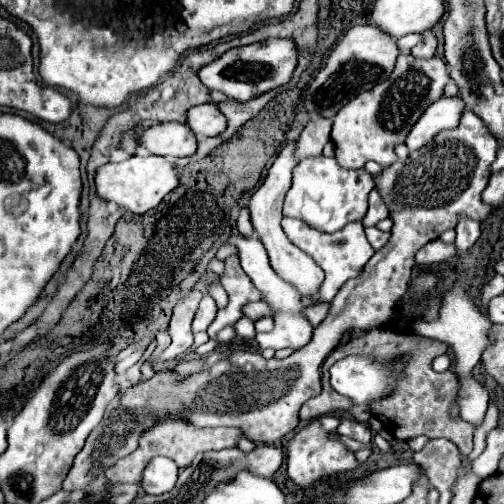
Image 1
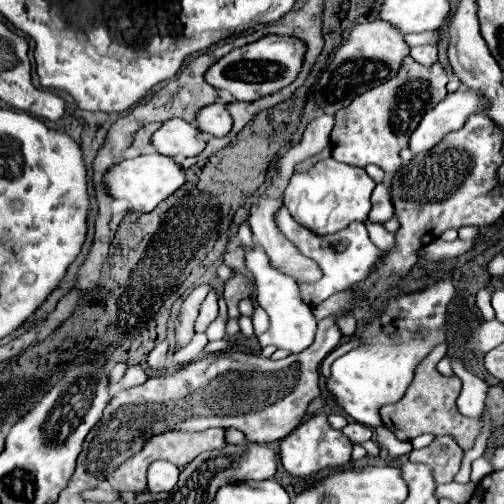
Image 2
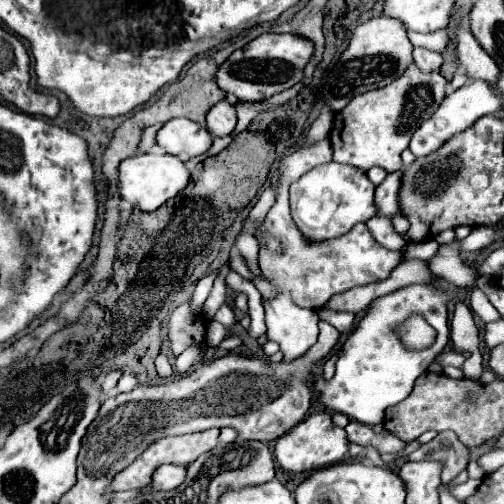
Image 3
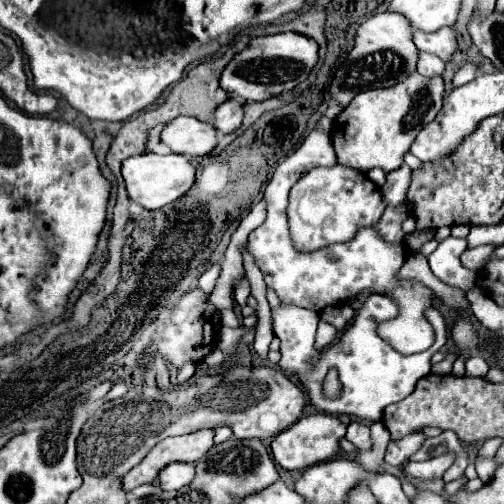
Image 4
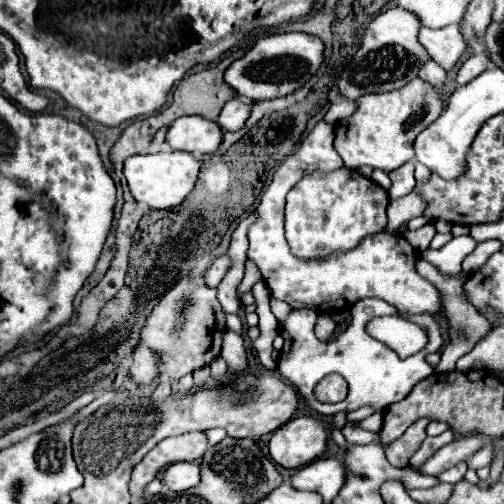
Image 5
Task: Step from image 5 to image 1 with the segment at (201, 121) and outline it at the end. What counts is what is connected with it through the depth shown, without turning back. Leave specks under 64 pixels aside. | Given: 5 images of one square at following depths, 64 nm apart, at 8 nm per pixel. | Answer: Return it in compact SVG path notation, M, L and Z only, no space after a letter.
M162 122L148 130L144 130L140 136L140 146L146 148L150 154L166 156L166 158L184 158L192 156L196 152L196 136L188 128L188 124L182 122Z

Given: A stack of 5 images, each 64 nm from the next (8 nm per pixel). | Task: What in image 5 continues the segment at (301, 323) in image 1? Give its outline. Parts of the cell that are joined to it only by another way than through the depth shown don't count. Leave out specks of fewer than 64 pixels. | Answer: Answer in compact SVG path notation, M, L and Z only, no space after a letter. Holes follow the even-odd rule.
M368 298L368 300L359 300L352 305L350 309L350 323L342 332L338 334L338 338L334 338L334 342L322 342L316 338L314 334L314 324L316 324L316 312L304 308L304 310L292 310L290 316L286 318L284 324L280 324L280 334L284 338L284 348L280 352L280 358L278 358L278 372L304 396L306 404L316 410L318 414L336 414L340 410L356 410L364 404L370 404L374 406L376 412L382 412L386 406L394 404L394 402L400 402L404 400L410 390L424 378L428 378L434 368L430 364L426 364L426 354L430 352L438 352L440 346L442 346L442 334L440 334L440 326L438 326L438 320L430 314L420 314L415 316L408 316L410 322L421 325L428 334L428 344L408 356L408 358L400 358L394 350L390 350L386 344L374 340L372 336L368 336L366 332L366 324L368 320L376 318L376 316L400 316L400 312L380 300L380 298ZM338 373L348 384L350 384L350 392L346 396L346 400L338 402L338 404L322 404L314 398L314 386L322 380L322 376L328 376L328 374Z

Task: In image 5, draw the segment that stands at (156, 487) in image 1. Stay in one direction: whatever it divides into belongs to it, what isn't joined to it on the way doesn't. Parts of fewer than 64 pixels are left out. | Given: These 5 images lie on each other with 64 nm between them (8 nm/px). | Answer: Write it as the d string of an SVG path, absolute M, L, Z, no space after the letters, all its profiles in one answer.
M176 462L164 470L164 484L174 492L194 488L198 482L200 482L200 466L196 462Z

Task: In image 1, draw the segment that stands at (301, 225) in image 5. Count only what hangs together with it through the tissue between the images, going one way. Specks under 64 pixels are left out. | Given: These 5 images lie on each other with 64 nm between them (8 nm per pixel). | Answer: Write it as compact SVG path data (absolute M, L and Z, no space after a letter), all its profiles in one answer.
M316 156L300 162L292 172L292 186L284 200L284 216L298 218L310 228L336 232L348 222L362 220L368 210L368 194L374 188L374 178L366 170L340 168L334 158Z

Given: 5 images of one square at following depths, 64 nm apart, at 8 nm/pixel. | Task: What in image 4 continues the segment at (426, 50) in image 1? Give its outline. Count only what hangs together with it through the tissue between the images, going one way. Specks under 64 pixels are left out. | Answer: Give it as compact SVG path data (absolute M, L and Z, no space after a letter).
M420 52L418 60L418 72L422 76L442 76L444 72L444 62L438 56L432 56L428 52Z

